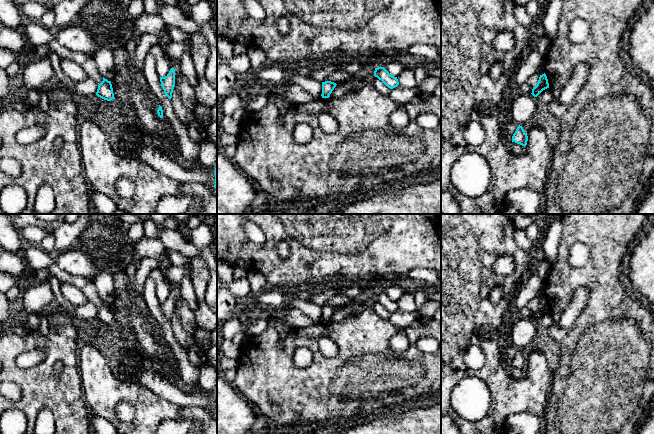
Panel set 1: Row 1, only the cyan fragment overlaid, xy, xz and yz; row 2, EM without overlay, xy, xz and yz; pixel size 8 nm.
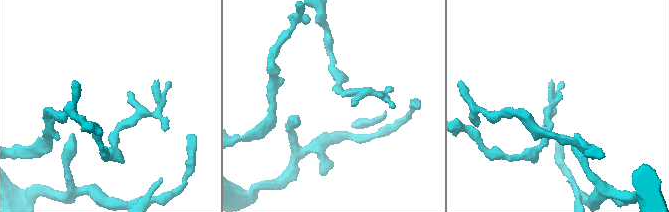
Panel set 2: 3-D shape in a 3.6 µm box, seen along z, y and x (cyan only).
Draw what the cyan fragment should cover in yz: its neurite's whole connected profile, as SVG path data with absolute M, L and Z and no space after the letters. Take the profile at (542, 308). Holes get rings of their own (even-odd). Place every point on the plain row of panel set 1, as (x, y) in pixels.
M542 298L539 301L537 309L532 313L532 319L537 321L543 314L549 312L549 307L546 298Z

